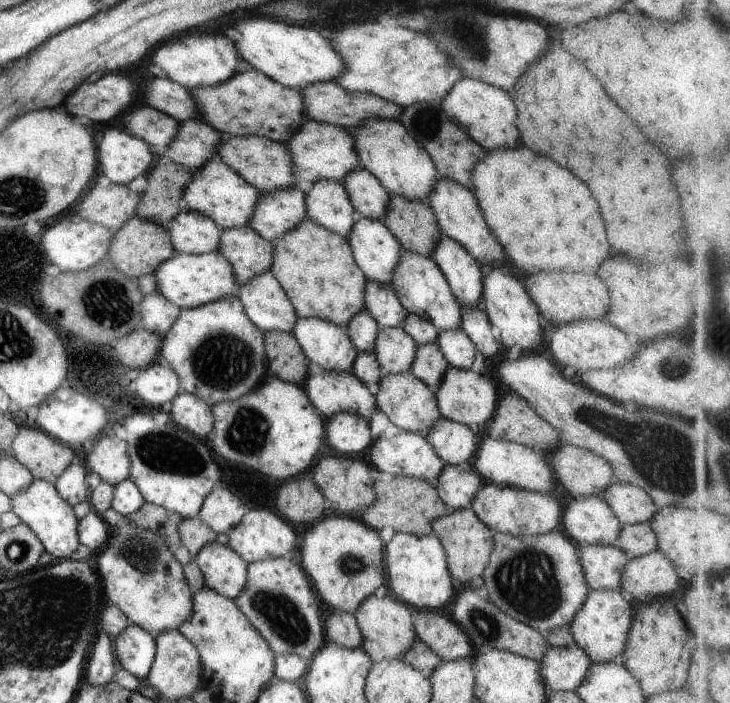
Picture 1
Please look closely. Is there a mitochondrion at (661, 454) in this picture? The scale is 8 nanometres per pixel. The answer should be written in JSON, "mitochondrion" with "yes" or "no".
{"mitochondrion":"yes"}

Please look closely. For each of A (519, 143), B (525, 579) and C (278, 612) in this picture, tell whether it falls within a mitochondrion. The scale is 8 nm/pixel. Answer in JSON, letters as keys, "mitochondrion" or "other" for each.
{"A":"other","B":"mitochondrion","C":"mitochondrion"}

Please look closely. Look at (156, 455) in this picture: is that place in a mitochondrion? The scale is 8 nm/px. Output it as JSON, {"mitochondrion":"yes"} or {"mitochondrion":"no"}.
{"mitochondrion":"yes"}

